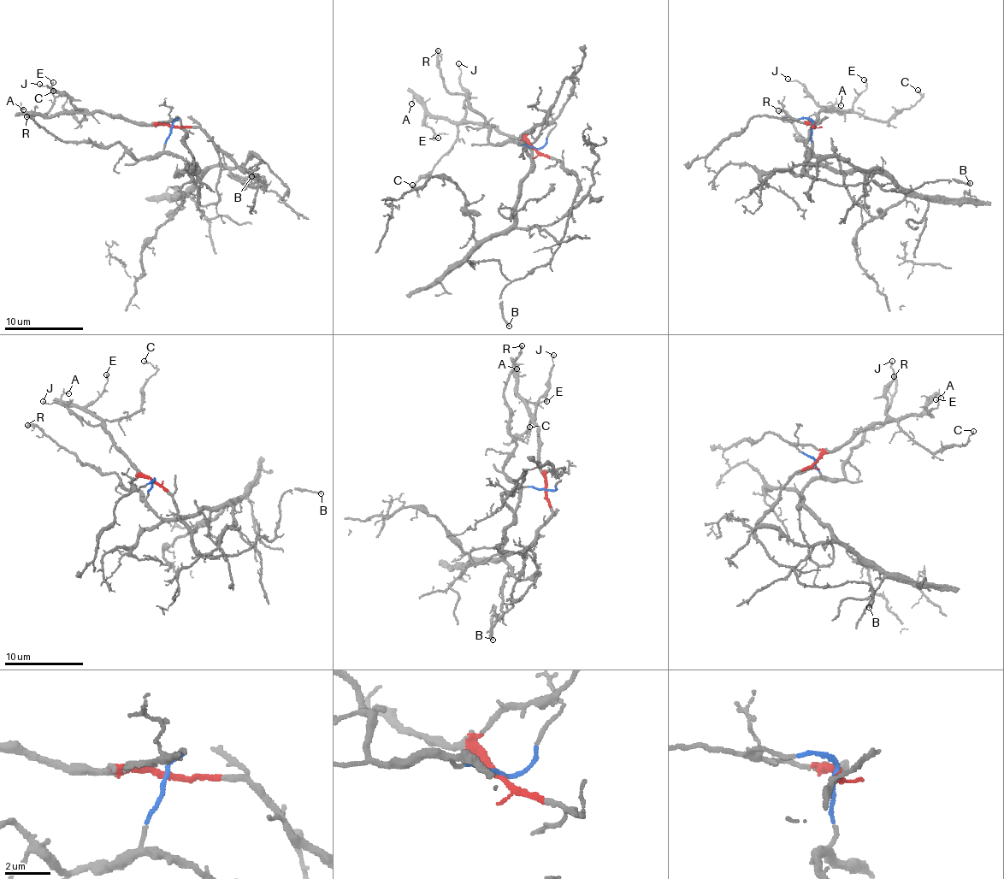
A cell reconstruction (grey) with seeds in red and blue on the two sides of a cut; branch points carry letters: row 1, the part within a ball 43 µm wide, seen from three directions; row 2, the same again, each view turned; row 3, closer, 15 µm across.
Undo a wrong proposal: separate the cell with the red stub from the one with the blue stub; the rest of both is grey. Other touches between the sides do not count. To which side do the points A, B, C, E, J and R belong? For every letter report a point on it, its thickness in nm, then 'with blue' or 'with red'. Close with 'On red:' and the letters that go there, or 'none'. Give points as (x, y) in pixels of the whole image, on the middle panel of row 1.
A: (411, 103) | 120 nm | with red
B: (509, 326) | 150 nm | with red
C: (412, 185) | 110 nm | with red
E: (438, 138) | 110 nm | with red
J: (458, 63) | 90 nm | with red
R: (438, 50) | 150 nm | with blue
On red: A, B, C, E, J

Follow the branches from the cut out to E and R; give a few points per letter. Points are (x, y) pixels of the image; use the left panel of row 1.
E: (173, 126), (141, 124), (98, 112), (72, 112), (47, 115), (54, 95), (52, 81)
R: (173, 126), (165, 148), (138, 160), (116, 142), (107, 146), (64, 143), (26, 115)

